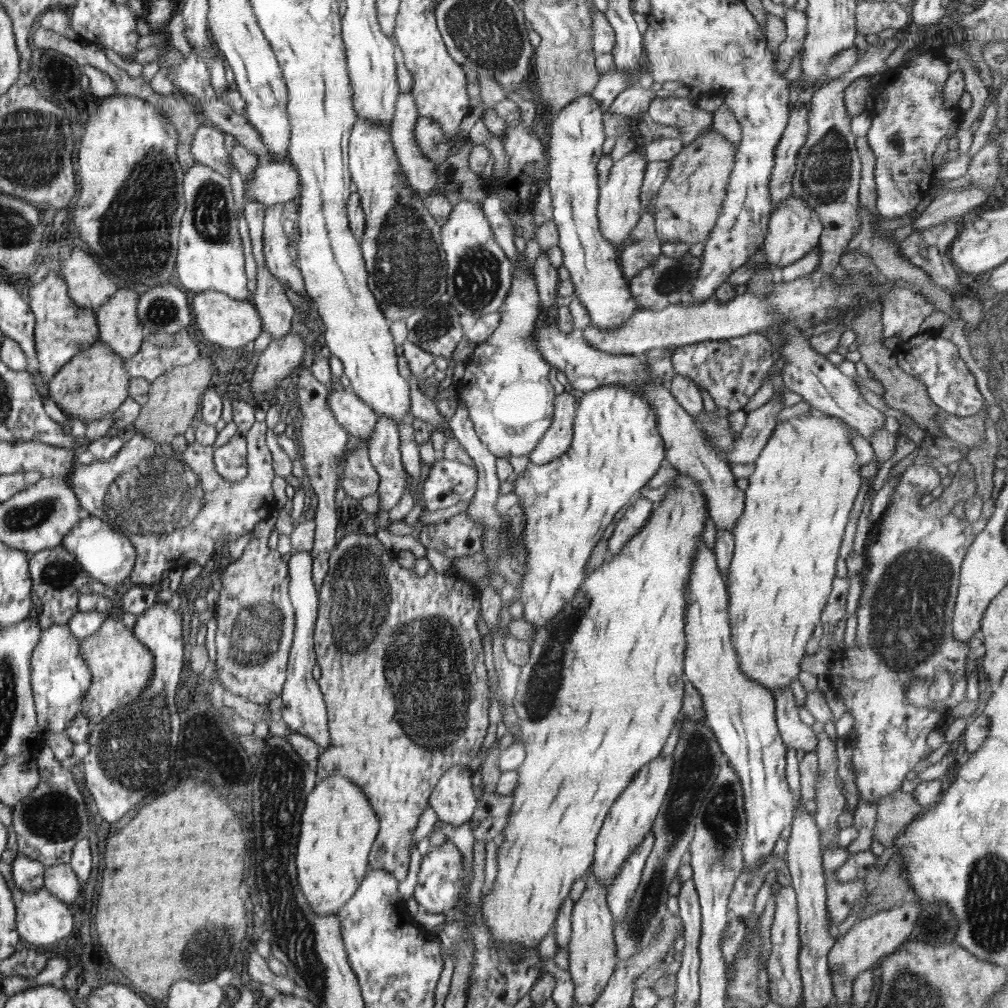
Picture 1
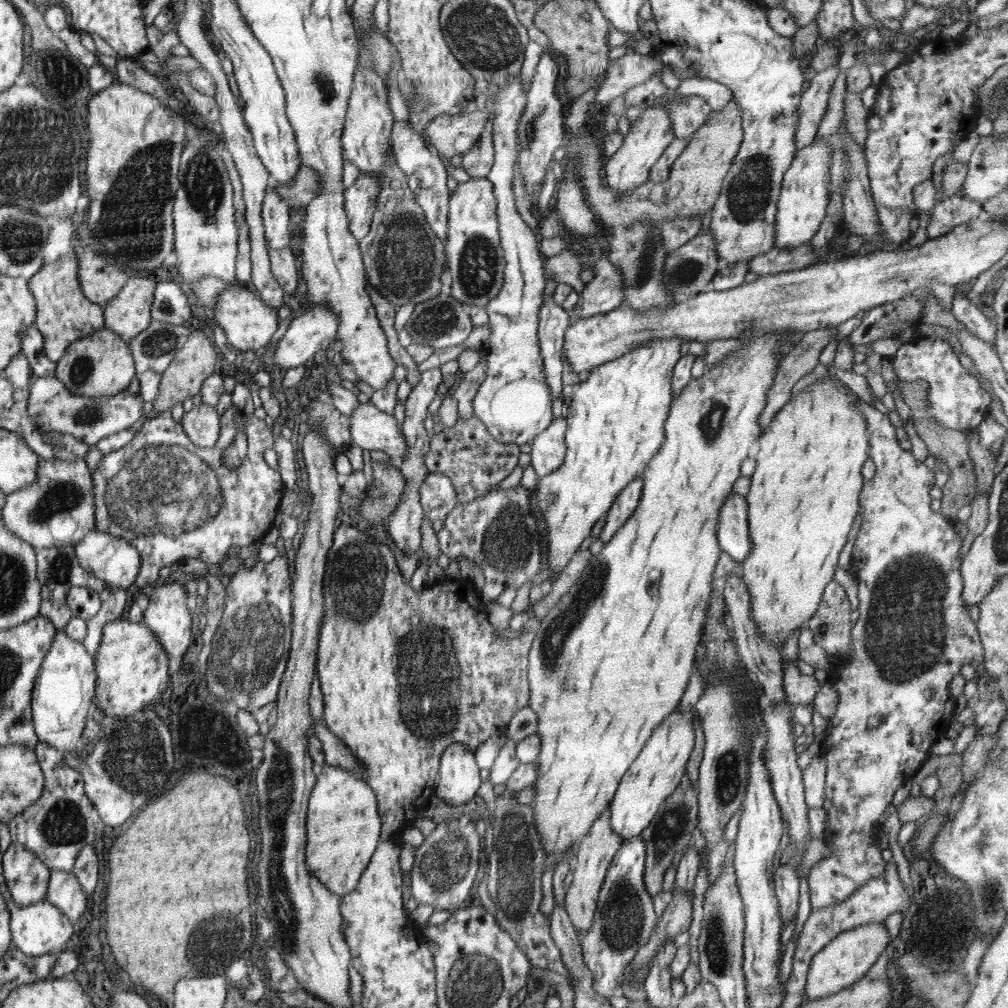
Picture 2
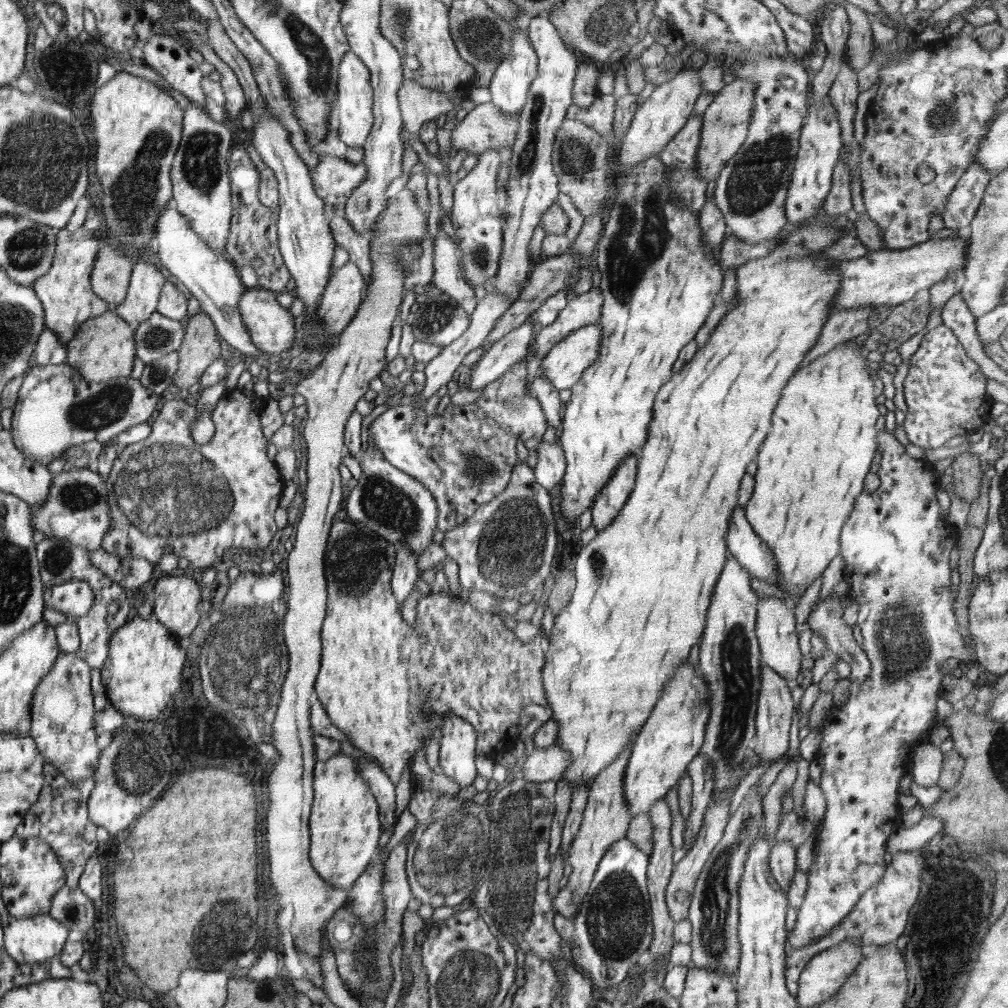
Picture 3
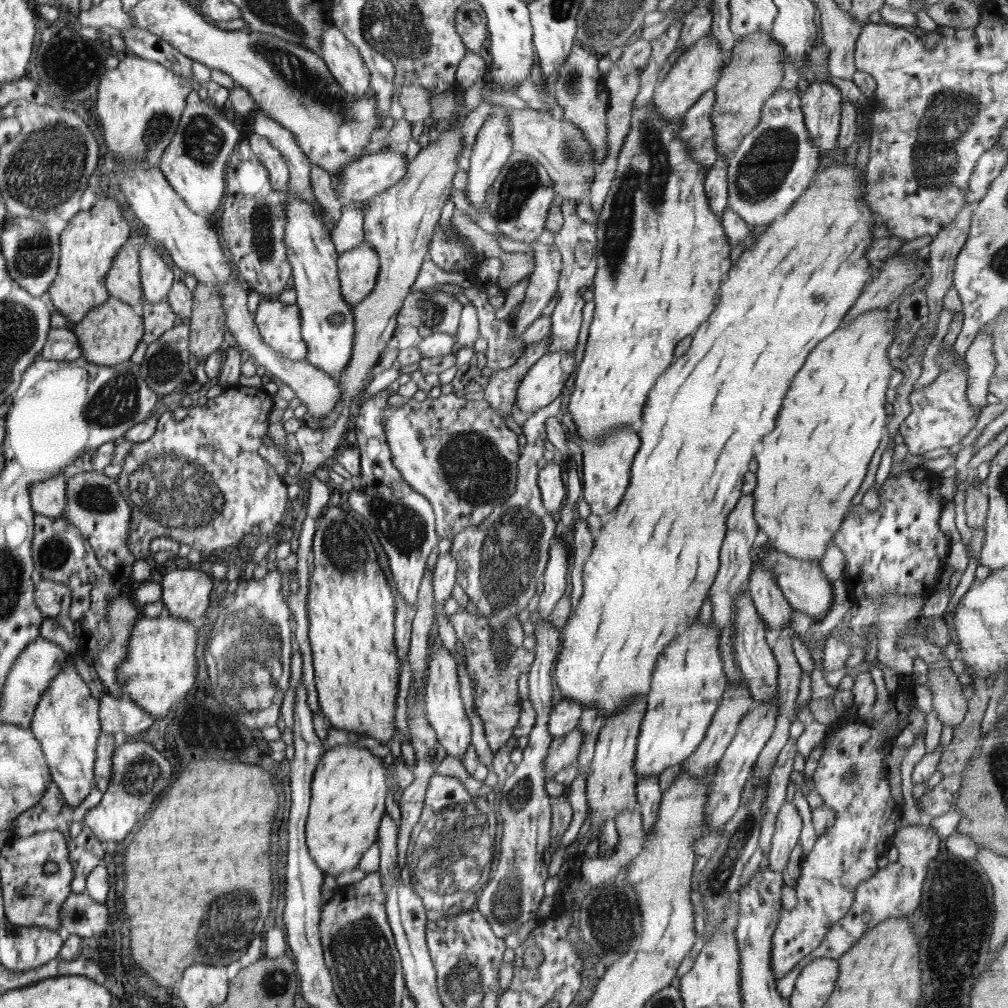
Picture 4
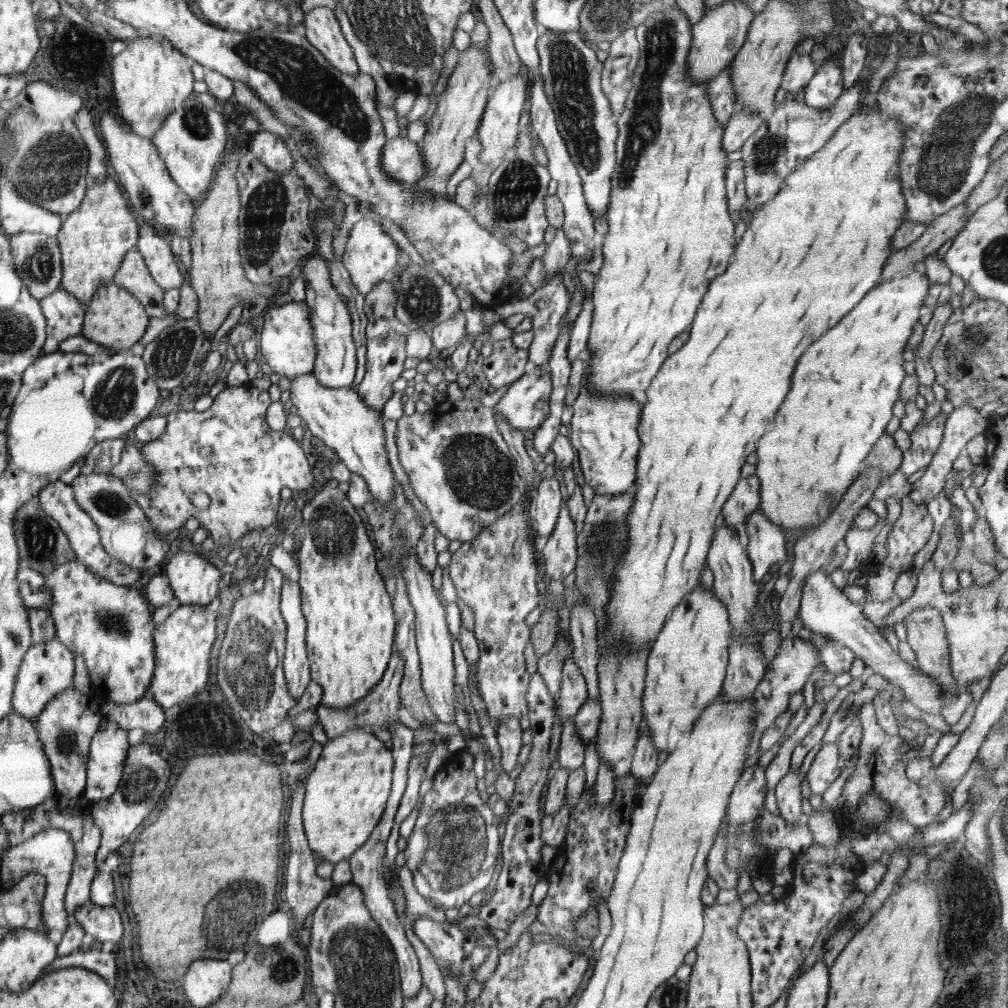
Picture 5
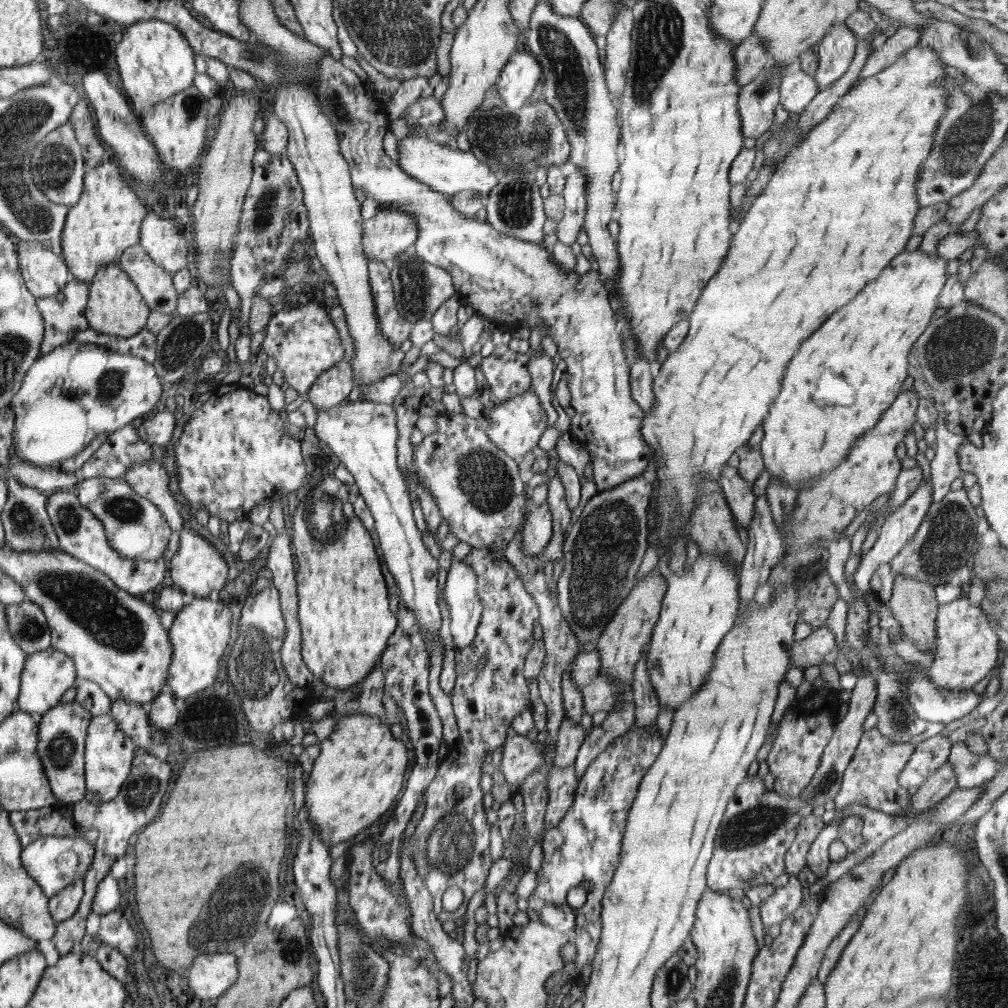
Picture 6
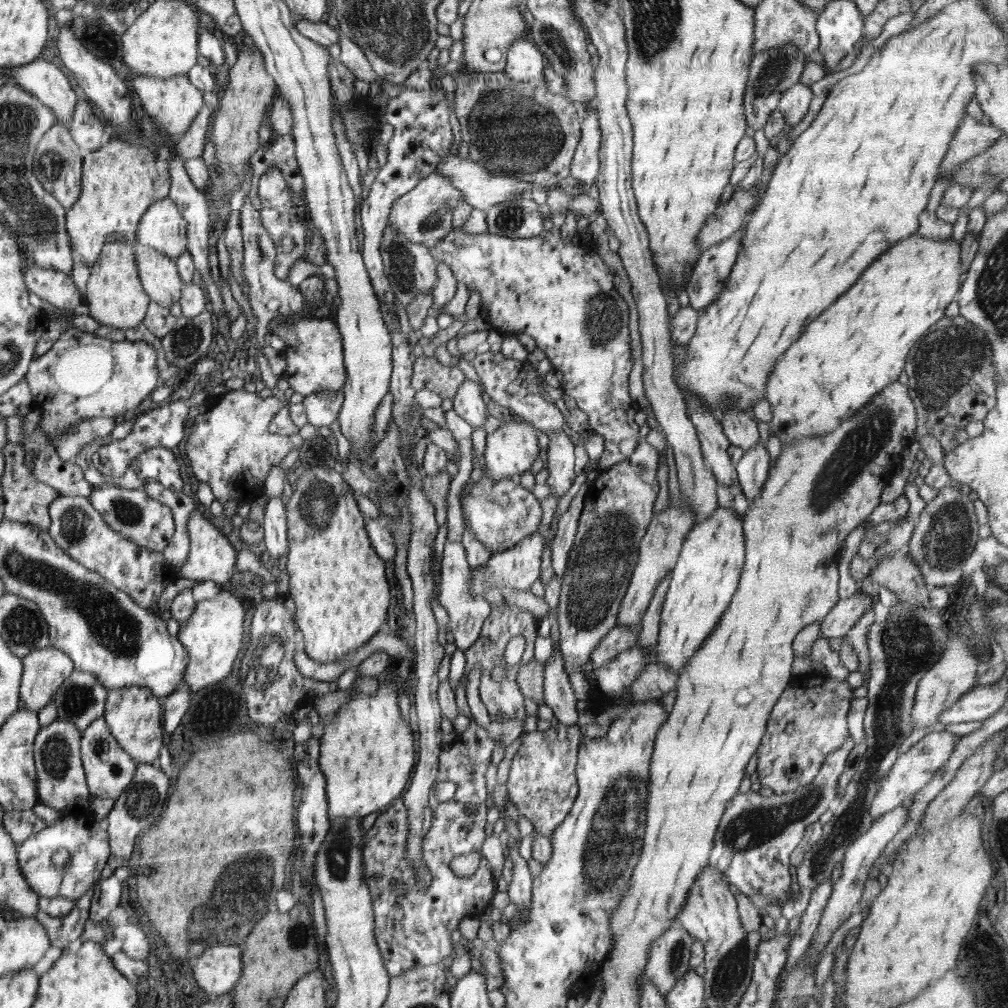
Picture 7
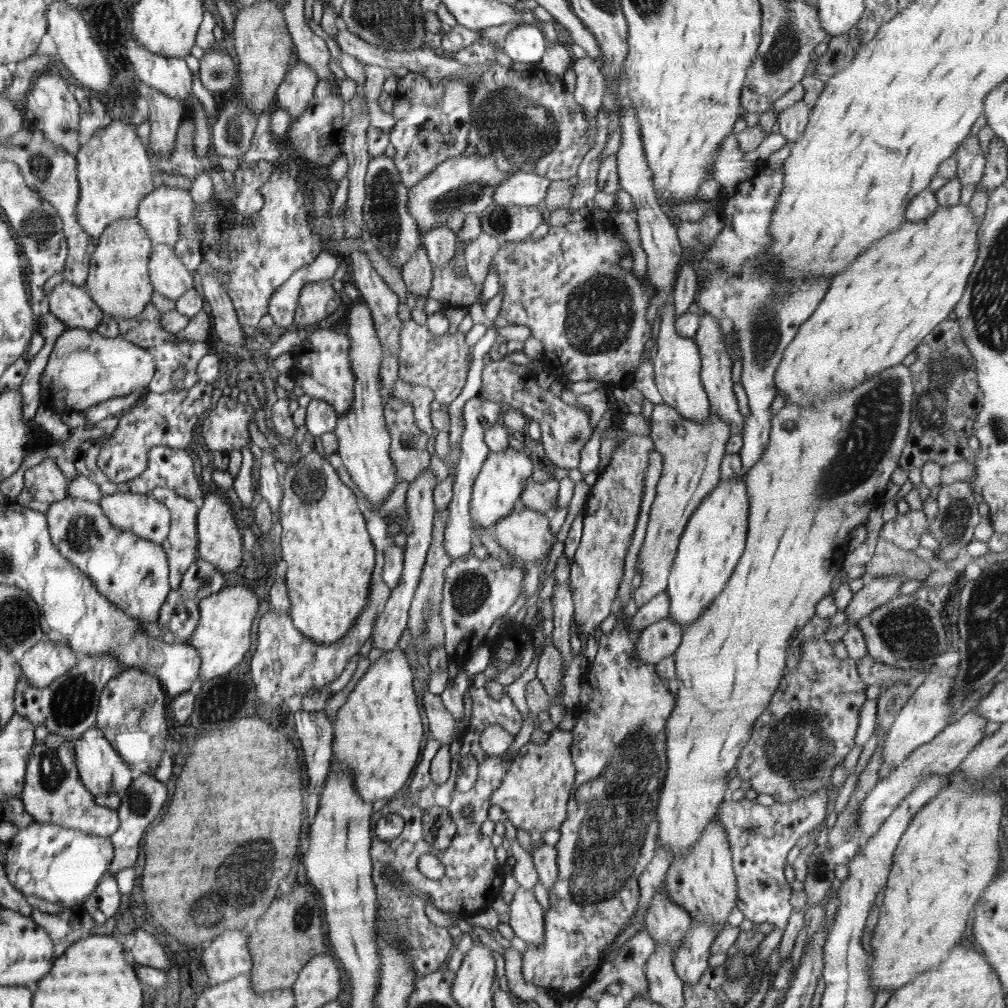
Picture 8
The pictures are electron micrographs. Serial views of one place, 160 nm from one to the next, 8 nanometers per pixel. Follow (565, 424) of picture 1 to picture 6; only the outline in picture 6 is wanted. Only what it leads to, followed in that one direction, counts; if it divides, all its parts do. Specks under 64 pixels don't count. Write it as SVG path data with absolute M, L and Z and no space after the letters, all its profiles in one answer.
M548 502L533 508L523 526L523 550L529 556L541 556L553 535L552 513Z

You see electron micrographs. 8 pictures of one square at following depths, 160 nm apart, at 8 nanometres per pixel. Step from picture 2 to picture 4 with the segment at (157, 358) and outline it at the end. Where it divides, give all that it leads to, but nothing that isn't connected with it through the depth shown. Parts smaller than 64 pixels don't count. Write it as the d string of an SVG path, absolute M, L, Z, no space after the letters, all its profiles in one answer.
M161 300L159 303L144 302L142 317L144 323L143 341L147 346L154 343L156 339L162 338L166 332L180 322L167 300Z

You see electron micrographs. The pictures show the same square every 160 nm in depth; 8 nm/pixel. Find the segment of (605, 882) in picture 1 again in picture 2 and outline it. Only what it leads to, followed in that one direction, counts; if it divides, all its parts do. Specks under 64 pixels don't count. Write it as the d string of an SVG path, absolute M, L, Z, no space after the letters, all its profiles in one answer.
M674 709L654 730L636 760L618 783L611 800L610 827L622 840L638 837L652 822L664 801L676 790L685 776L686 763L694 748L694 712Z

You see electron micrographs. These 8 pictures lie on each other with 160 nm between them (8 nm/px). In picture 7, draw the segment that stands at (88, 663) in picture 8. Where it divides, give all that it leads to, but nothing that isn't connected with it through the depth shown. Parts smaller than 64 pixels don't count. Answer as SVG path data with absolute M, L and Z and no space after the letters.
M72 671L51 700L57 707L57 718L70 720L83 729L104 714L107 688L91 672Z

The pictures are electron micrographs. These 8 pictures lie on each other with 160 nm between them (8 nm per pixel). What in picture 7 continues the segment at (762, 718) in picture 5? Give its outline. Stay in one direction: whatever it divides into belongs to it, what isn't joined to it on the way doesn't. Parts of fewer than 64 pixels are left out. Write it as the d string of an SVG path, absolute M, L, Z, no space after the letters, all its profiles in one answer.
M867 593L861 595L852 595L847 599L839 601L831 608L831 611L823 618L819 634L824 638L837 638L837 636L846 636L848 631L856 624L857 620L869 608L874 609L872 597Z

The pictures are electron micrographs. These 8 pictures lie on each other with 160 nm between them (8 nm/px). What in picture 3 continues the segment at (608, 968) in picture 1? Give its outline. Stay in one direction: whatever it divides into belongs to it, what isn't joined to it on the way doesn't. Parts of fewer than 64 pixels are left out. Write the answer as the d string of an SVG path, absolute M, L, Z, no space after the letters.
M628 743L623 751L591 782L580 828L568 850L568 863L574 870L568 883L558 892L553 903L553 911L569 920L572 920L580 912L584 902L583 898L590 890L590 884L594 880L594 874L596 874L596 868L602 856L608 852L608 848L612 844L626 836L632 816L629 813L629 804L625 799L624 775L632 749L633 745Z

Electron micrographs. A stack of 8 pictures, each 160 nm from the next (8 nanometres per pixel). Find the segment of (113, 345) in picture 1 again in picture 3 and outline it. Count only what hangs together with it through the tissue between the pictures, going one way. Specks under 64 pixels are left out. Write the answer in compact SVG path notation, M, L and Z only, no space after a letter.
M147 261L138 262L127 298L111 308L136 329L157 311L158 294L162 294L164 285L164 276L154 264Z

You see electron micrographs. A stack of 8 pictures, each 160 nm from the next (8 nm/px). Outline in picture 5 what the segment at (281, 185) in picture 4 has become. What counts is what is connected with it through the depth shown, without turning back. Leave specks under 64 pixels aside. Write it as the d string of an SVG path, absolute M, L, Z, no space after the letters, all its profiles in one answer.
M261 130L249 143L249 151L272 172L288 174L293 172L294 158L279 135Z

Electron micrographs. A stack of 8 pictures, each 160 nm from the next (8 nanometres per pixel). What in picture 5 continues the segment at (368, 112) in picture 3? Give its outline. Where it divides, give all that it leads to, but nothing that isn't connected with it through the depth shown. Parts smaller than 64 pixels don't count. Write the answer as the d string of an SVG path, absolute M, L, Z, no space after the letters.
M316 6L305 12L303 21L306 39L333 67L349 75L359 73L352 47L343 36L335 11L328 7Z

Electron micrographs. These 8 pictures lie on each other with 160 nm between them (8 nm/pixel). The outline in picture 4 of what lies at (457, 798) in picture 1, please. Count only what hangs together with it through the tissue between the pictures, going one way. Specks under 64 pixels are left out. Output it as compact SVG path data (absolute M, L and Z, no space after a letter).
M442 642L434 643L433 645L434 648L430 650L429 657L425 712L447 755L458 757L461 760L471 744L471 725L460 697L456 661L454 656L443 647Z

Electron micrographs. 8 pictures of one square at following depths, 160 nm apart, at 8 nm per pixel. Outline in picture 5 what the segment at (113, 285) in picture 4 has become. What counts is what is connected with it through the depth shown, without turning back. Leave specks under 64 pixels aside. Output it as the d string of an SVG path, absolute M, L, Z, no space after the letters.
M136 248L126 256L115 274L114 282L127 289L143 303L144 308L152 317L166 318L164 306L165 290L151 275L146 261Z

